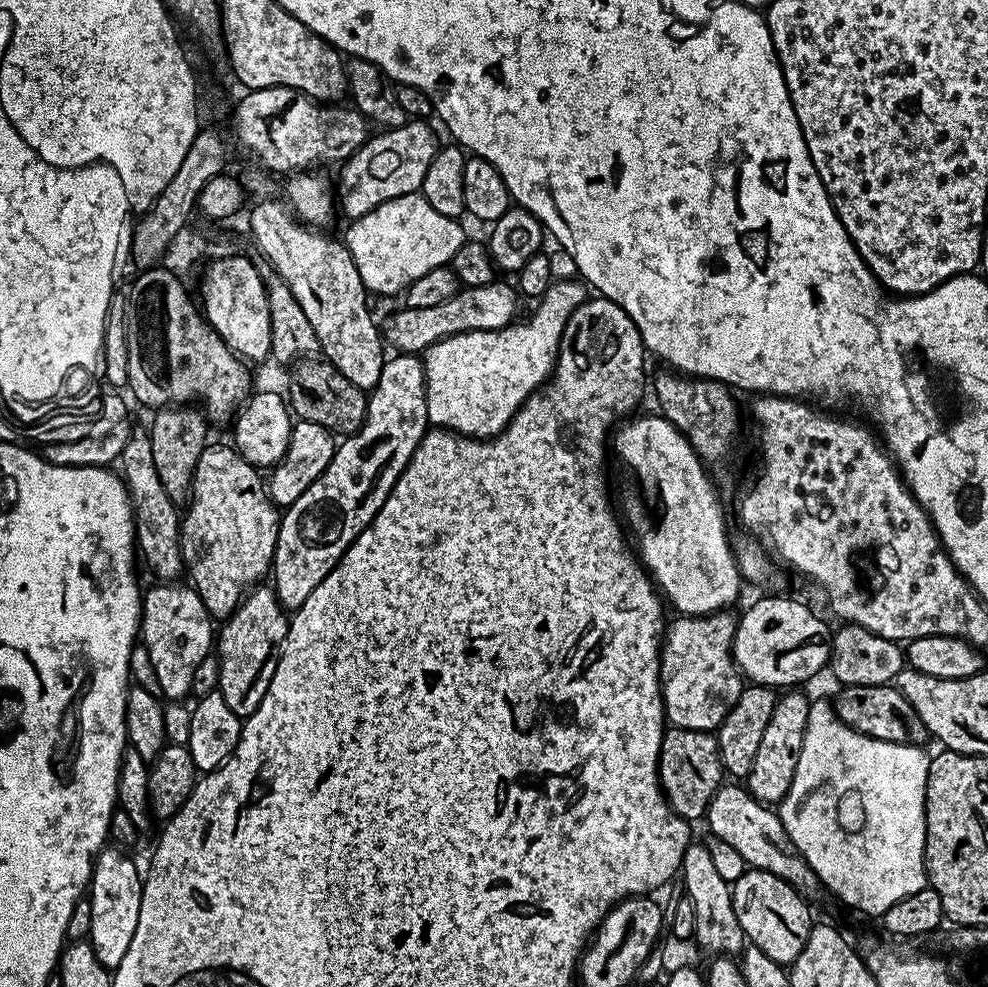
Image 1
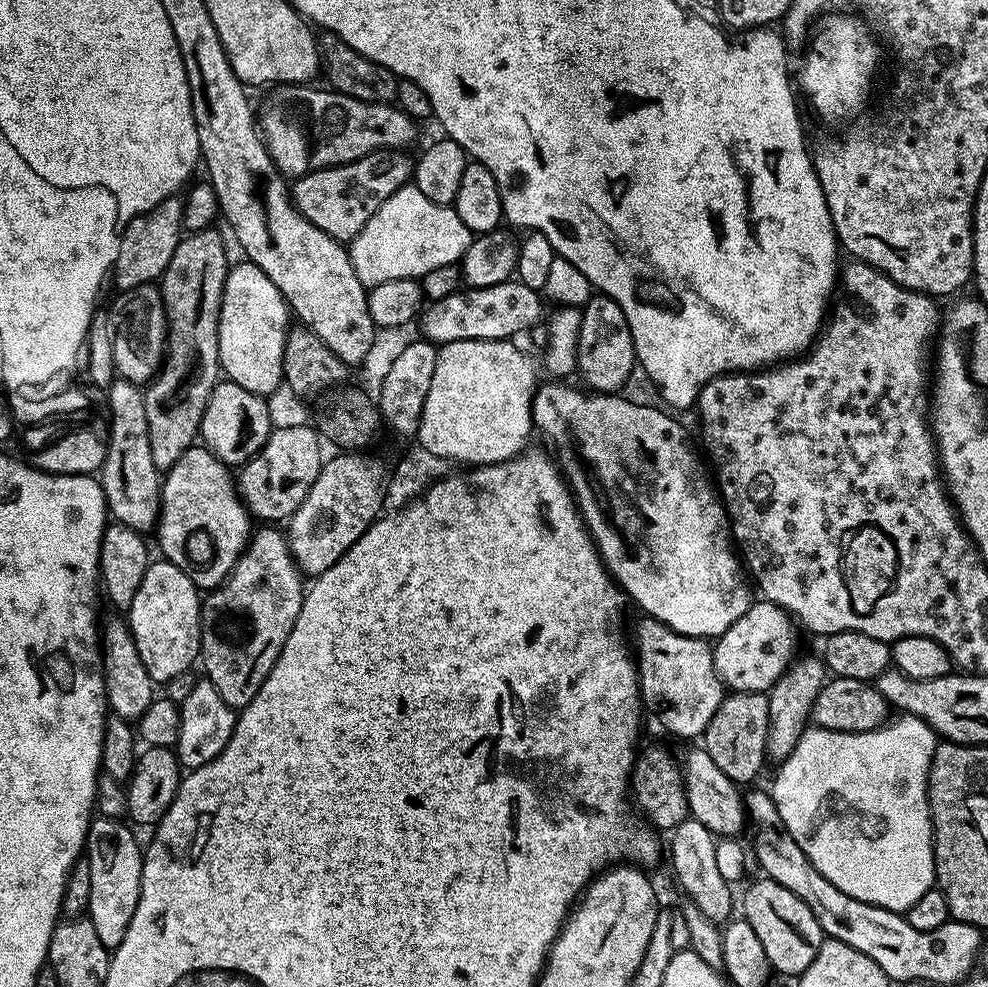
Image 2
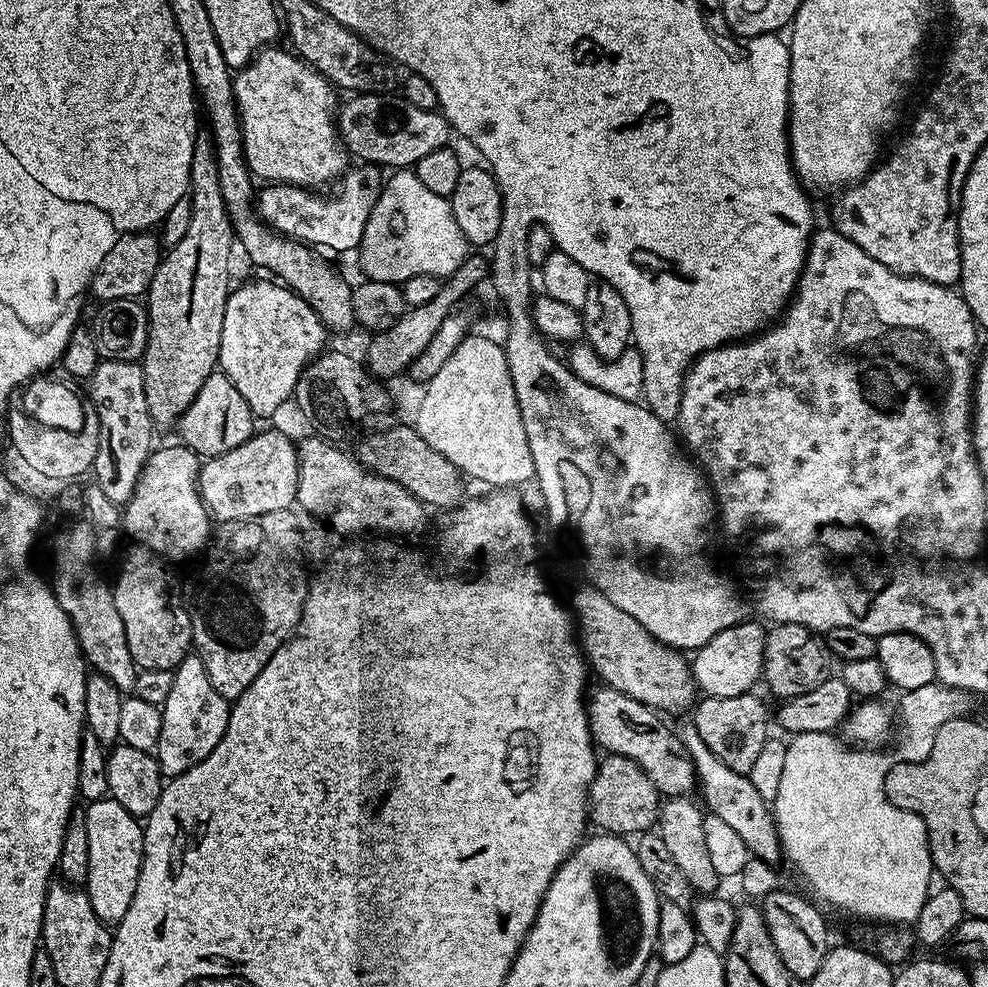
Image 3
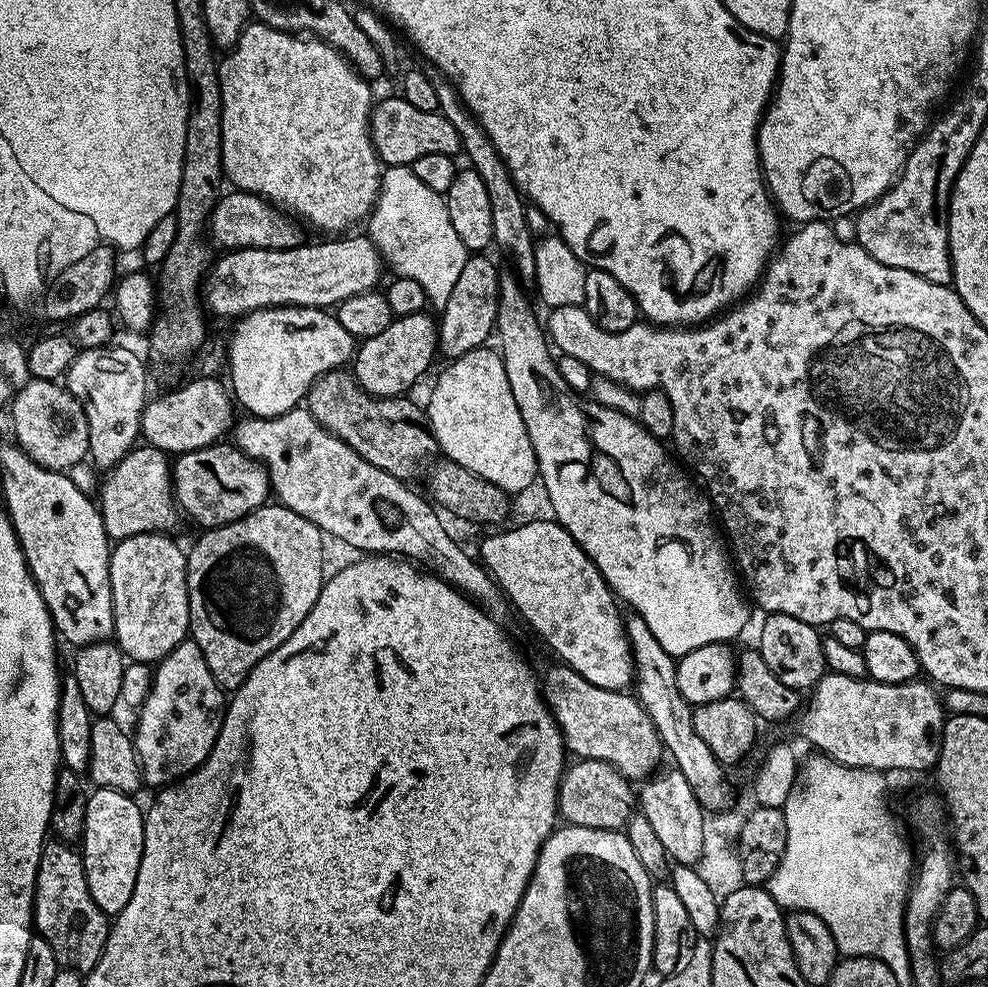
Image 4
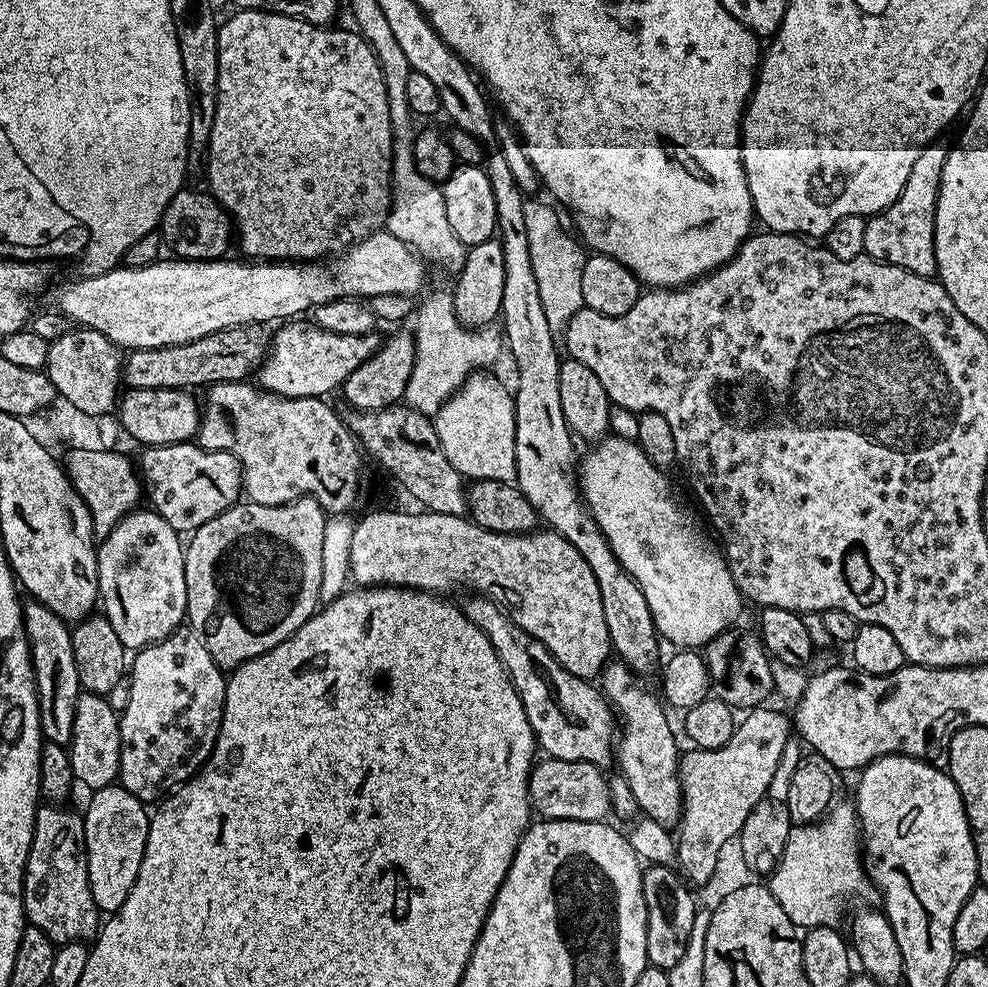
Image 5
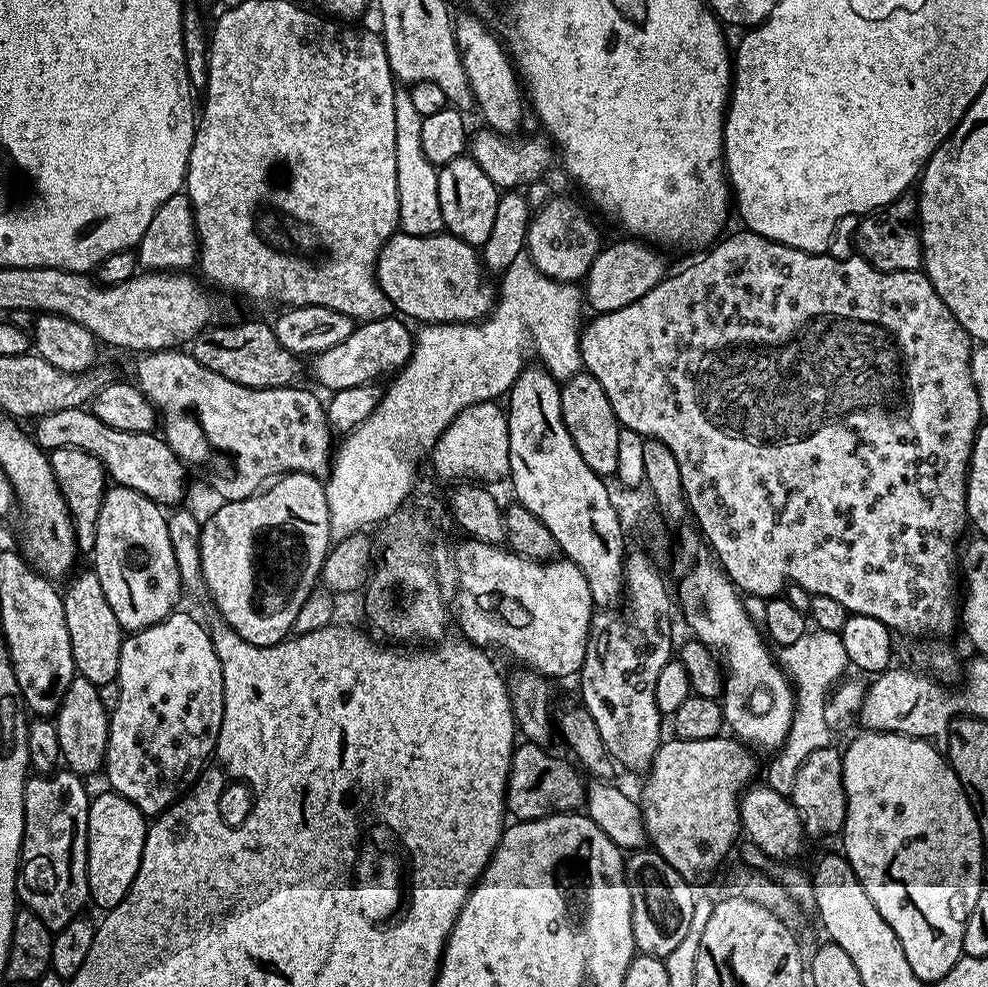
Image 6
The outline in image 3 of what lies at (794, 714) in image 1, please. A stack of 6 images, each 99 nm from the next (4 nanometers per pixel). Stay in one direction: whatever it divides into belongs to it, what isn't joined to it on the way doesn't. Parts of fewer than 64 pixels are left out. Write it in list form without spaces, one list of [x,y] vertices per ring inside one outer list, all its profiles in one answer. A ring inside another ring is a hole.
[[[777,624],[767,633],[764,641],[764,674],[768,688],[779,698],[810,694],[833,675],[834,657],[827,639],[801,624]]]

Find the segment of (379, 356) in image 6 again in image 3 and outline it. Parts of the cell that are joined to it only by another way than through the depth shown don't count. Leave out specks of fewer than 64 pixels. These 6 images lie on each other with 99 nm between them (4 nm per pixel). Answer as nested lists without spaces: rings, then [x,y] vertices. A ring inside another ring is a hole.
[[[272,278],[256,280],[253,284],[244,284],[241,288],[233,287],[228,293],[226,310],[222,318],[222,346],[220,347],[219,371],[228,377],[238,394],[246,398],[253,417],[272,416],[284,403],[293,399],[296,383],[302,370],[325,351],[324,339],[330,336],[316,311],[291,288]]]

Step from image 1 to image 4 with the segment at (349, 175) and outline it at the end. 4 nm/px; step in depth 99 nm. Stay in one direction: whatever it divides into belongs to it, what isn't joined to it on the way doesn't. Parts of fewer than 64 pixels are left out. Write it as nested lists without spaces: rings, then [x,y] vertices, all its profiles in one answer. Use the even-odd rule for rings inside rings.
[[[228,190],[217,199],[206,225],[211,243],[220,250],[237,248],[297,248],[302,242],[301,225],[287,211],[249,192]]]

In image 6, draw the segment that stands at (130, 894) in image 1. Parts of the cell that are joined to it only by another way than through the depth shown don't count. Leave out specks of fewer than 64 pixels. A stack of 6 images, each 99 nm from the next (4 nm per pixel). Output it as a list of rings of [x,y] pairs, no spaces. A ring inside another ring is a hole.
[[[104,790],[101,796],[93,795],[88,805],[88,895],[91,903],[103,910],[111,910],[126,898],[146,842],[149,821],[144,813],[117,792]]]

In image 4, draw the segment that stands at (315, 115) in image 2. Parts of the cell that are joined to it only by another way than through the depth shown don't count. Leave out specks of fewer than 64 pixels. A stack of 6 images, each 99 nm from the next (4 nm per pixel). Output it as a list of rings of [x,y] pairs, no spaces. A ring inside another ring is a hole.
[[[399,94],[388,96],[385,100],[377,99],[373,103],[368,119],[368,133],[380,163],[384,166],[410,166],[418,158],[422,158],[422,154],[446,154],[456,158],[462,152],[458,130],[450,126],[450,122],[440,111],[417,110]]]

